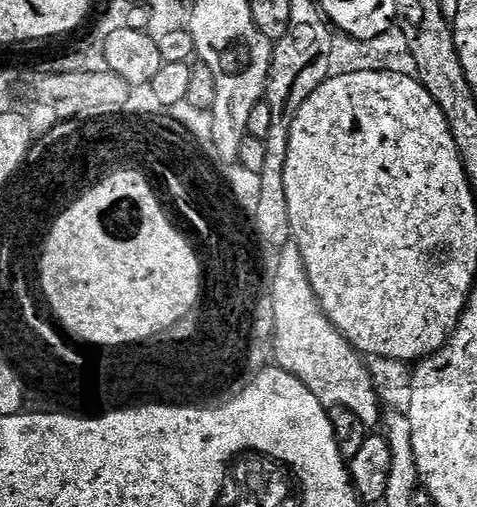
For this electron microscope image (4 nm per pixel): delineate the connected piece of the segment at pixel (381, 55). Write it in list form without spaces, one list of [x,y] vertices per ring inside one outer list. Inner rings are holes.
[[[392,27],[388,34],[378,36],[373,41],[354,39],[341,32],[335,35],[326,44],[324,58],[317,59],[316,65],[302,69],[294,82],[290,82],[290,91],[286,94],[286,102],[291,109],[297,109],[316,86],[324,84],[332,76],[342,74],[384,72],[402,74],[406,77],[415,76],[415,68],[411,57],[410,46],[406,43],[406,36],[400,28]]]

